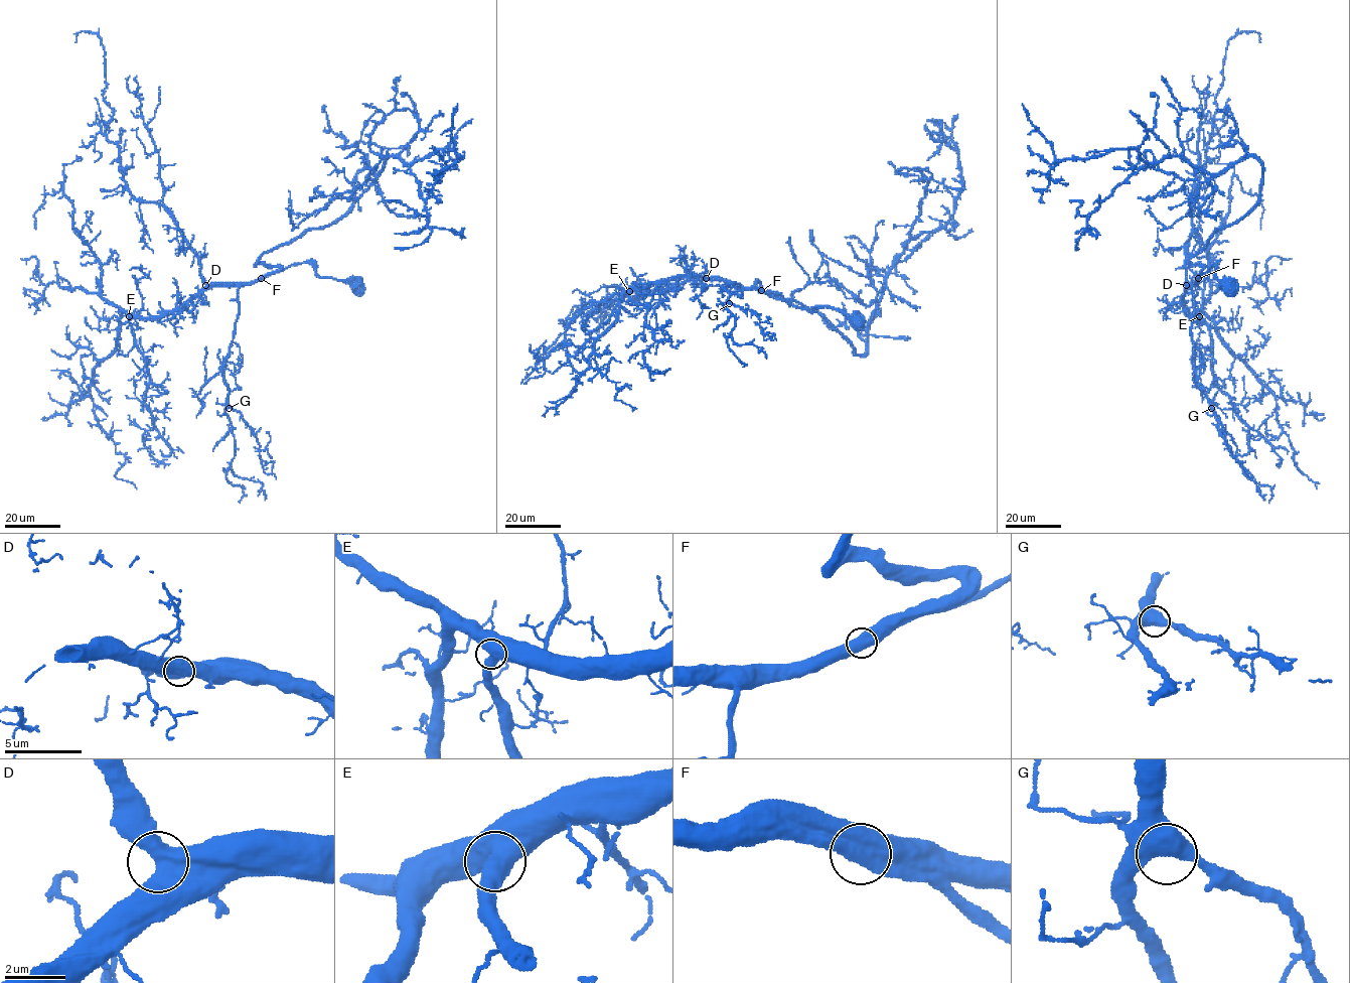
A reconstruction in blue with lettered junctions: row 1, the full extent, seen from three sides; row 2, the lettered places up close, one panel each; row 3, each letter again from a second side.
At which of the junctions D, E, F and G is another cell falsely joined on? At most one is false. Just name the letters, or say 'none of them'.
none of them

